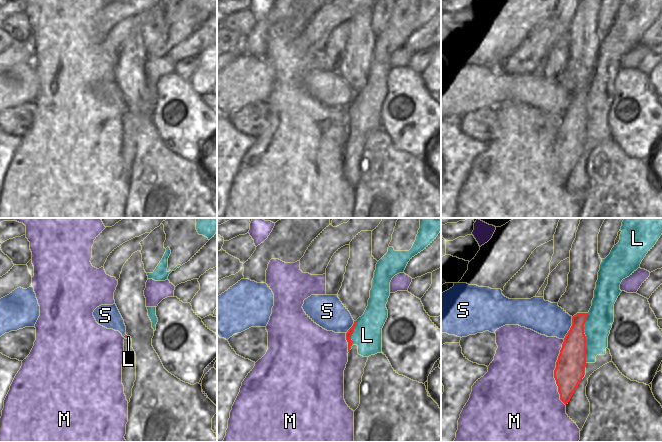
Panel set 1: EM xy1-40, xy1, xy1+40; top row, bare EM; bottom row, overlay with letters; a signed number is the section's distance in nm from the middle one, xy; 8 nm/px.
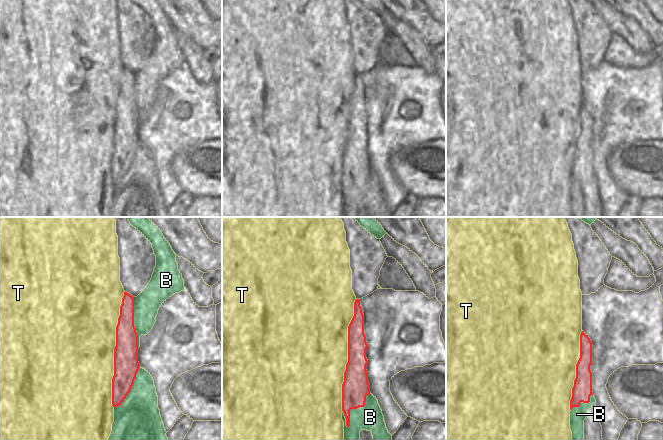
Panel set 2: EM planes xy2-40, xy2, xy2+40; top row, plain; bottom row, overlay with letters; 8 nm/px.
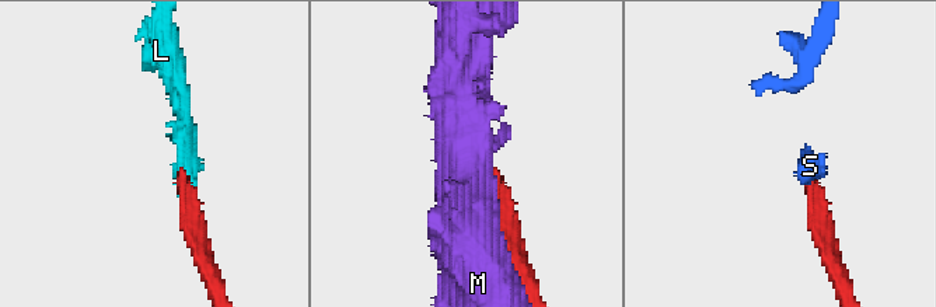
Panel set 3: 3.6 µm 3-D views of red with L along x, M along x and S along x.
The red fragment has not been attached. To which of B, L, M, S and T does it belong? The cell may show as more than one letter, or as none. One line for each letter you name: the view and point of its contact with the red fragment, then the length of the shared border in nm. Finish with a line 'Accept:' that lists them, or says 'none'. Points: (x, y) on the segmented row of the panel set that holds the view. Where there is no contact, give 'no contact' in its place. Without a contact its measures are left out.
L: contact xy1+40 (585, 338); length 400 nm
Accept: L

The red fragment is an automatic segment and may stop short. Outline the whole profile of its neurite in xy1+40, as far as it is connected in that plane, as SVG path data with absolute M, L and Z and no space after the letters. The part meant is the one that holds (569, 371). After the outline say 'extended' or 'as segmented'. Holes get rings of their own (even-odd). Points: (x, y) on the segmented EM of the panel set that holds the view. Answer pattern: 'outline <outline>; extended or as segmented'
outline M624 218L621 231L619 242L600 264L592 306L588 313L577 313L572 317L572 326L564 338L556 362L554 378L560 400L565 405L568 404L580 381L585 377L586 364L595 363L597 355L606 354L608 336L614 322L614 304L622 292L620 284L623 279L632 275L640 267L646 254L662 235L662 218Z; extended

